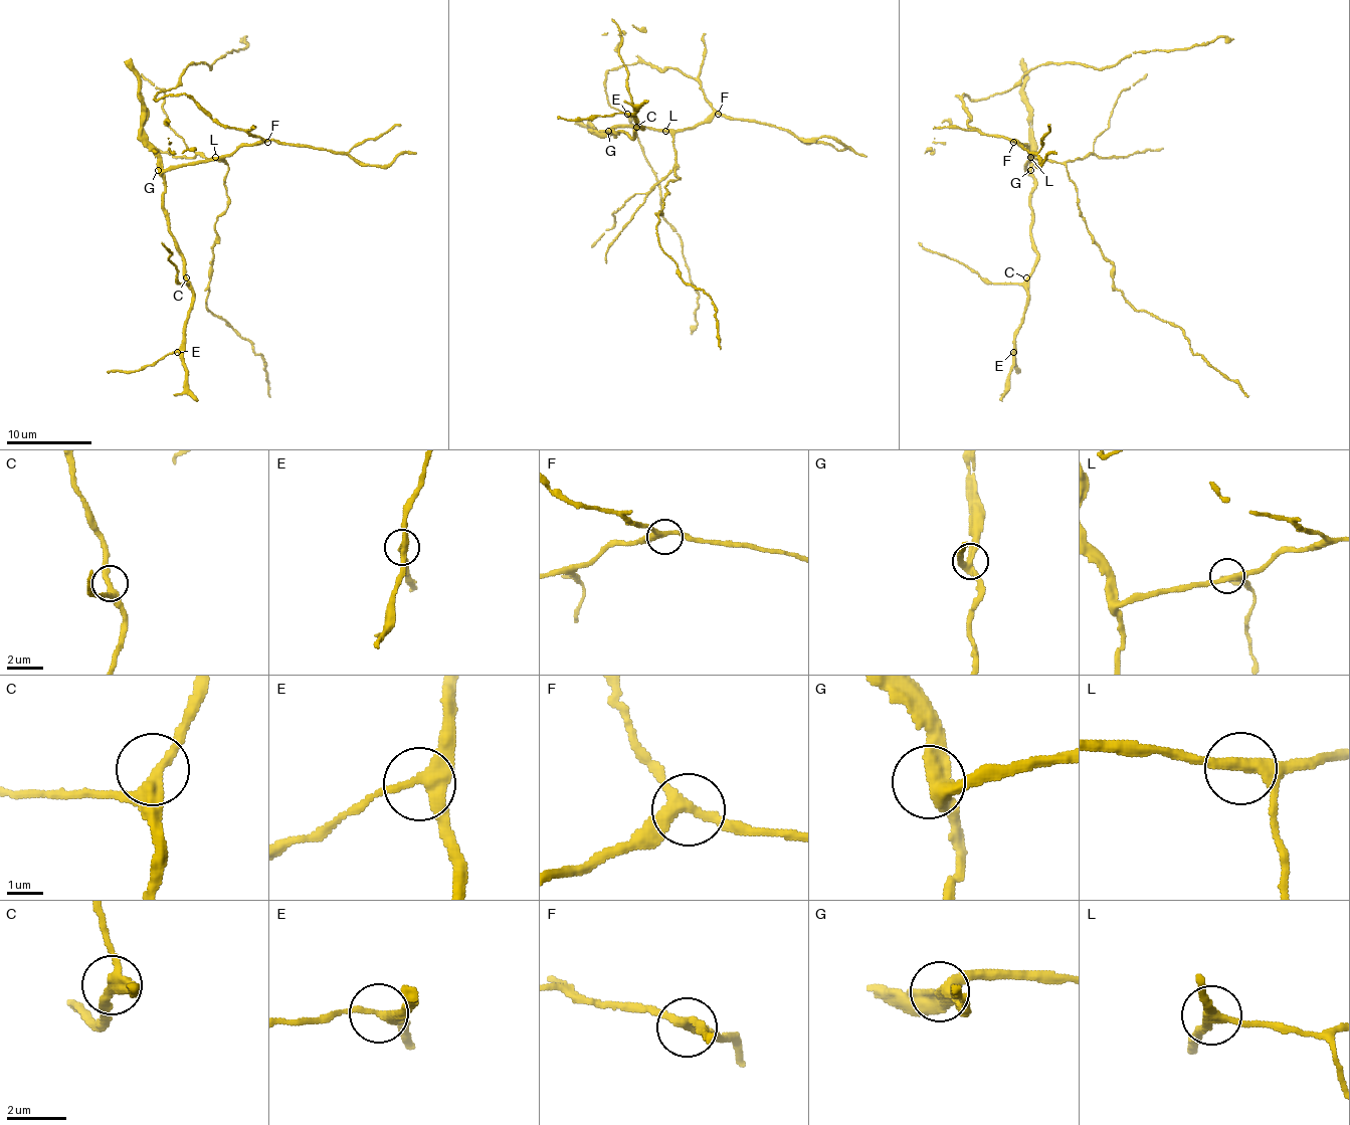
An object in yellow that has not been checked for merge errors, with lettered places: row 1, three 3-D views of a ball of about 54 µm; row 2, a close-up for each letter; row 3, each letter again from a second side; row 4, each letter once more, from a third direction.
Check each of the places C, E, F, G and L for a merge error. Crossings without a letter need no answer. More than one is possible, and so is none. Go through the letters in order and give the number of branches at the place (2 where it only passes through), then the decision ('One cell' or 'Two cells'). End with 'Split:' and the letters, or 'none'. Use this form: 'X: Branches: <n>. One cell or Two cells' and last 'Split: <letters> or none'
C: Branches: 3. One cell
E: Branches: 3. One cell
F: Branches: 3. One cell
G: Branches: 3. One cell
L: Branches: 3. One cell
Split: none

